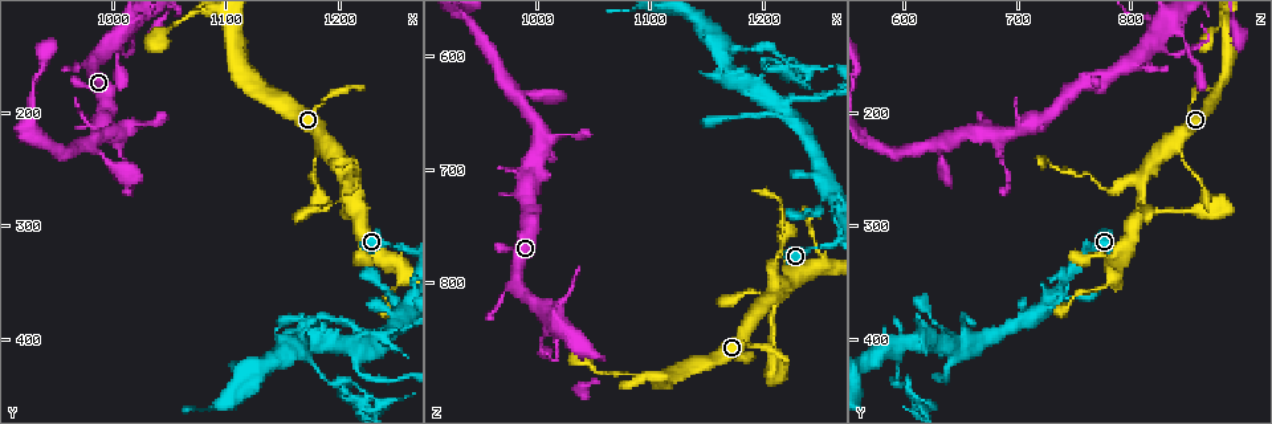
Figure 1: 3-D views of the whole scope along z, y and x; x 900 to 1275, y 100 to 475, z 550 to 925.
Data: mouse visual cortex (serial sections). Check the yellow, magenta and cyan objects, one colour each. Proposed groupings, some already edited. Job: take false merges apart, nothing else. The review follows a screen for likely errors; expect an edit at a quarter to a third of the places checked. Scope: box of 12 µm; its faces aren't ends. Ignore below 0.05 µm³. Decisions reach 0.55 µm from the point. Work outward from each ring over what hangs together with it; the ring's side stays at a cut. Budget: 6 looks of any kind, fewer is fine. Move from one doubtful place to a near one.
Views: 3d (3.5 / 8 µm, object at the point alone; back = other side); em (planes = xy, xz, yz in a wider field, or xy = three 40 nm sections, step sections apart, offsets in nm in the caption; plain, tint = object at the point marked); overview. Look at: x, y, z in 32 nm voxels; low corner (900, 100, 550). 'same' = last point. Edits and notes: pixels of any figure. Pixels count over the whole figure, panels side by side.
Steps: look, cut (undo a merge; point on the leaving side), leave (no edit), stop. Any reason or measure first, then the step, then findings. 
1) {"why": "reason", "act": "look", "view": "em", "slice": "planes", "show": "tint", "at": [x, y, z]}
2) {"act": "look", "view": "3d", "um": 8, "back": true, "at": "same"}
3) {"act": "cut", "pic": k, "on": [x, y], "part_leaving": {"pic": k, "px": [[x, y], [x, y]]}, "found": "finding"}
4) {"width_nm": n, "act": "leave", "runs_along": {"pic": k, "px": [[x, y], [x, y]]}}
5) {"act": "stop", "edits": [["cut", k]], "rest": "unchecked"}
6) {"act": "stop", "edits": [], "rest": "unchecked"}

{"why": "sharp bend", "act": "look", "view": "3d", "um": 8, "at": [1212, 268, 782]}

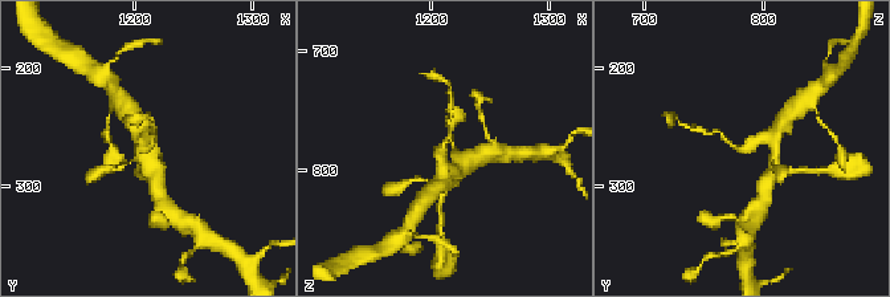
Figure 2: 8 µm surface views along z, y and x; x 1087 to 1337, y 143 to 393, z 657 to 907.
{"arm_widths_nm": [150, 400], "act": "look", "view": "em", "slice": "xy", "step": 1, "show": "tint", "at": [1208, 270, 786]}

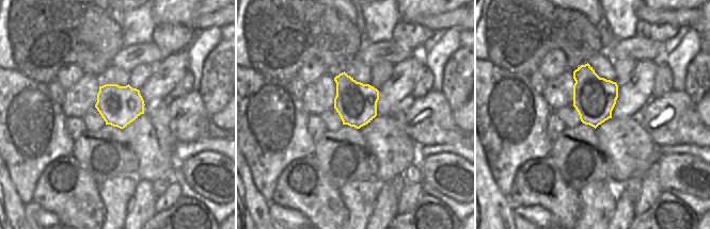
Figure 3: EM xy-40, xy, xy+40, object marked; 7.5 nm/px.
{"act": "leave", "found": "all the same cell"}

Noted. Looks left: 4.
{"why": "sharp bend", "act": "look", "view": "3d", "um": 3.5, "at": [1220, 404, 654]}

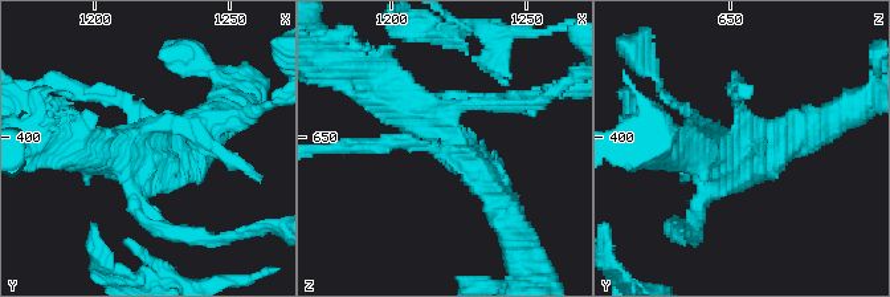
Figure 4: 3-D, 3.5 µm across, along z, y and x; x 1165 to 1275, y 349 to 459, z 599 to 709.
{"why": "now the EM", "act": "look", "view": "em", "slice": "xy", "step": 2, "show": "tint", "at": [1223, 405, 651]}

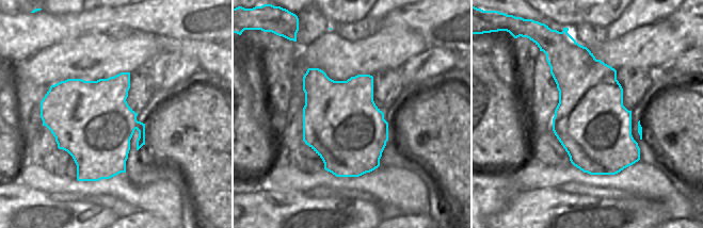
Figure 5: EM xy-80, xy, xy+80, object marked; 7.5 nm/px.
{"act": "leave", "runs_along": {"pic": 4, "px": [[502, 207], [482, 173], [380, 85]]}, "found": "all the same cell"}

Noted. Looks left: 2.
{"why": "three-way junction", "act": "look", "view": "3d", "um": 3.5, "at": [1162, 406, 596]}

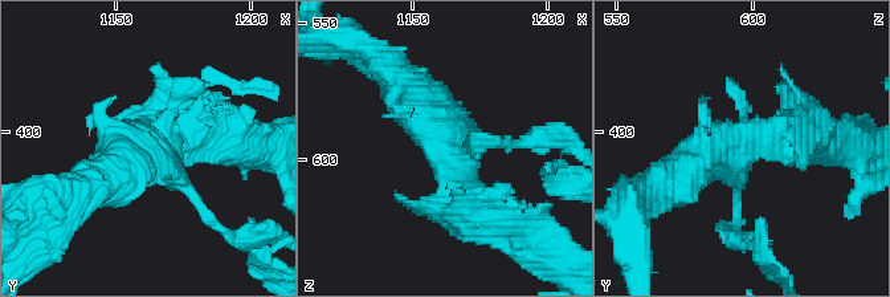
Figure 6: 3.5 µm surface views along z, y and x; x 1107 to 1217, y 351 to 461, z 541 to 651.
{"act": "leave", "found": "one cell here"}

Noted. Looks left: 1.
{"act": "stop", "edits": [], "rest": "unchecked"}

